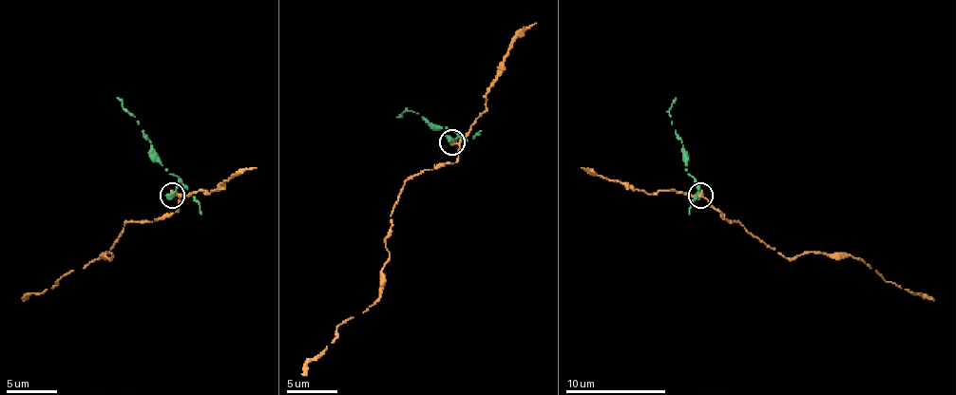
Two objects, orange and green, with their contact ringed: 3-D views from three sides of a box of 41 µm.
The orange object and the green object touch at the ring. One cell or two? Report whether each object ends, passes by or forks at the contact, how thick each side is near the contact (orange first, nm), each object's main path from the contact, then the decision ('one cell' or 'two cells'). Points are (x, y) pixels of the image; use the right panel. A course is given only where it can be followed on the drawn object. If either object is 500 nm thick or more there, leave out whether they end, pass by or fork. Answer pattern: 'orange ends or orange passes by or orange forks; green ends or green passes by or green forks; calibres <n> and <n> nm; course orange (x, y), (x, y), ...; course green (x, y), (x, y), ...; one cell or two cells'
orange passes by; green ends; calibres 220 and 480 nm; course orange (702, 195), (727, 222), (740, 222), (785, 257), (820, 253), (850, 254), (888, 282), (933, 297); course green (699, 195), (695, 179), (687, 175), (684, 149), (670, 117), (675, 97); two cells

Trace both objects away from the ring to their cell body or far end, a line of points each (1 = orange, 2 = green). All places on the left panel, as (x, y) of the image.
1: (171, 195), (179, 197), (179, 210), (126, 222), (111, 257), (101, 254), (56, 285), (21, 297)
2: (171, 195), (179, 179), (169, 175), (134, 117), (116, 97)

